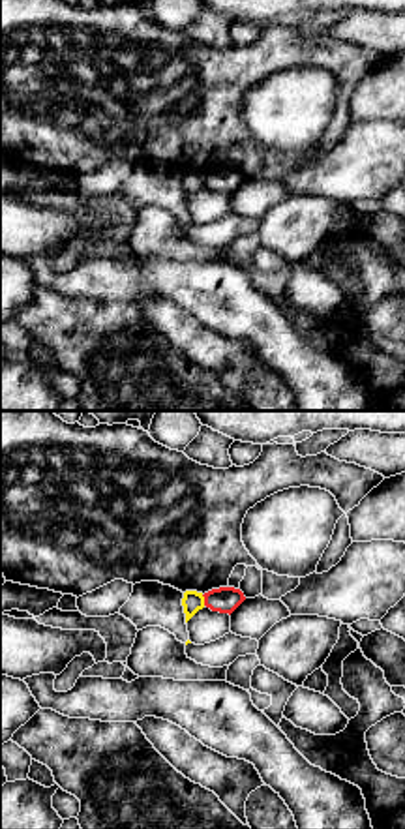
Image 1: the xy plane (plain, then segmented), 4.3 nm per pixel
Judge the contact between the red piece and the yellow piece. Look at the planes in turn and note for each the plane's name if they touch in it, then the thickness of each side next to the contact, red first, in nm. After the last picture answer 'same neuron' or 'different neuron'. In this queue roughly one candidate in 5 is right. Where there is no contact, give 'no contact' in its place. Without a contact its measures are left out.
xy | 110/90 nm

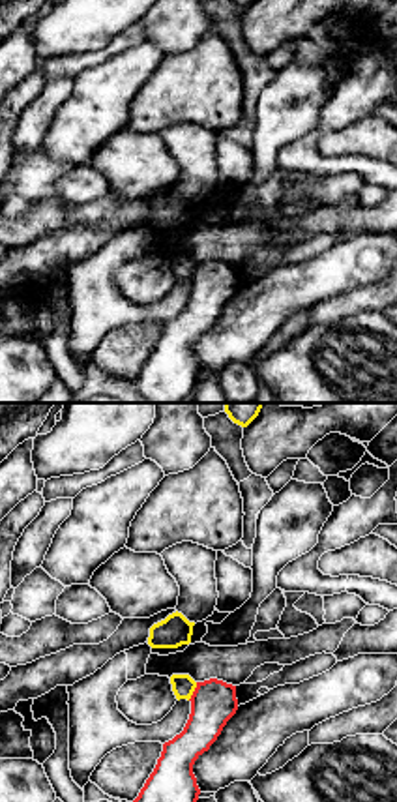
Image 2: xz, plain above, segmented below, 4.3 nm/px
xz | 190/100 nm

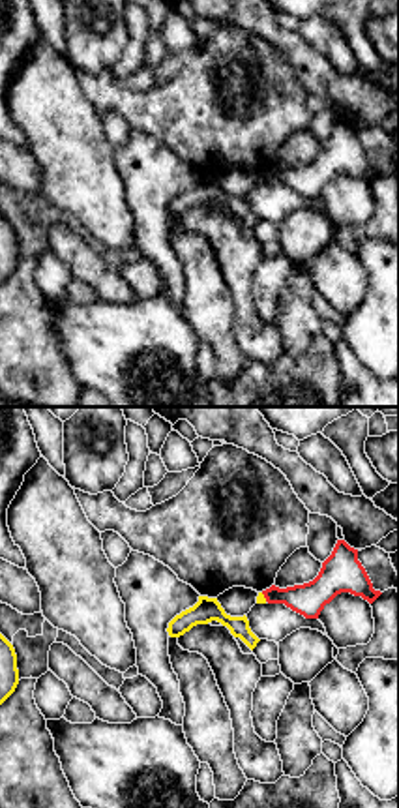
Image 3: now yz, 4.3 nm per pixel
yz | 140/40 nm

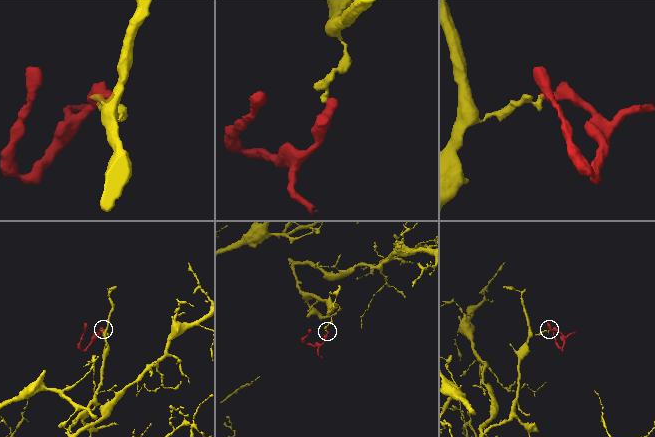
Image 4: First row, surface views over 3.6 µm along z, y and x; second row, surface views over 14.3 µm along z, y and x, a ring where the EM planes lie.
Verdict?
different neuron

